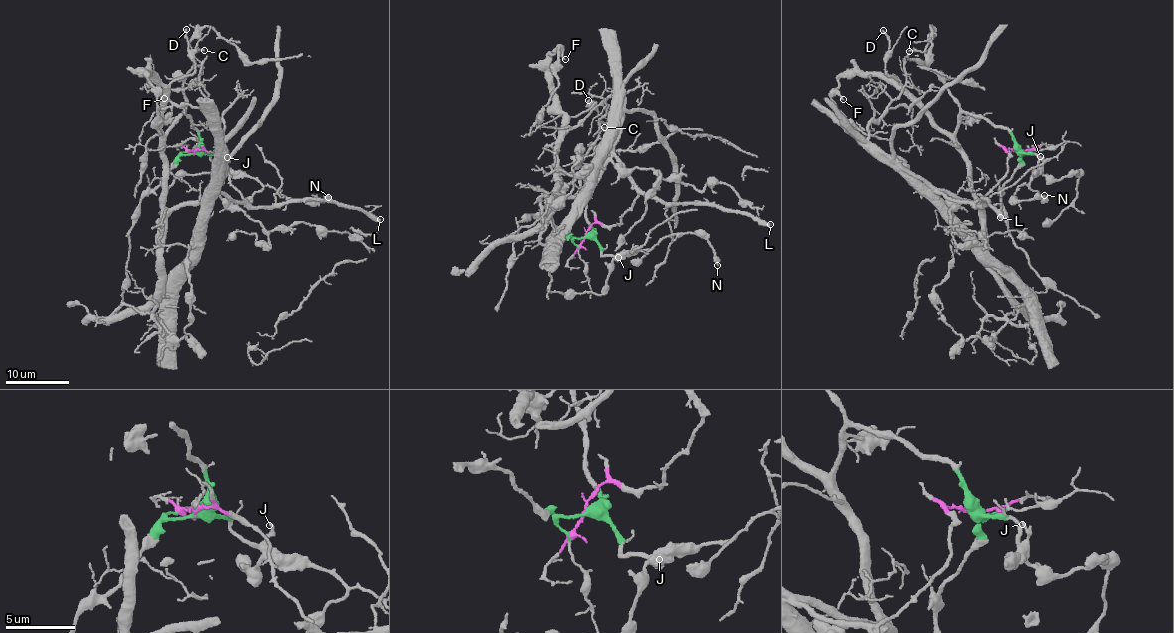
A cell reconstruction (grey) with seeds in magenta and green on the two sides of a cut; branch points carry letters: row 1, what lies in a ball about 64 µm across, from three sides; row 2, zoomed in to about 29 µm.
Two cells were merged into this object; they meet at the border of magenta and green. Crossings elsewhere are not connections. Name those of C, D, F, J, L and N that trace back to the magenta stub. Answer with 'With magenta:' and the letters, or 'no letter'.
With magenta: L

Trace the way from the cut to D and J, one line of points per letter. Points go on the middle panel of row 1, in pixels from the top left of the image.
D: (585, 236), (592, 226), (580, 179), (557, 159), (561, 126), (595, 102), (589, 106), (588, 100)
J: (585, 236), (596, 242), (601, 255), (618, 258)

